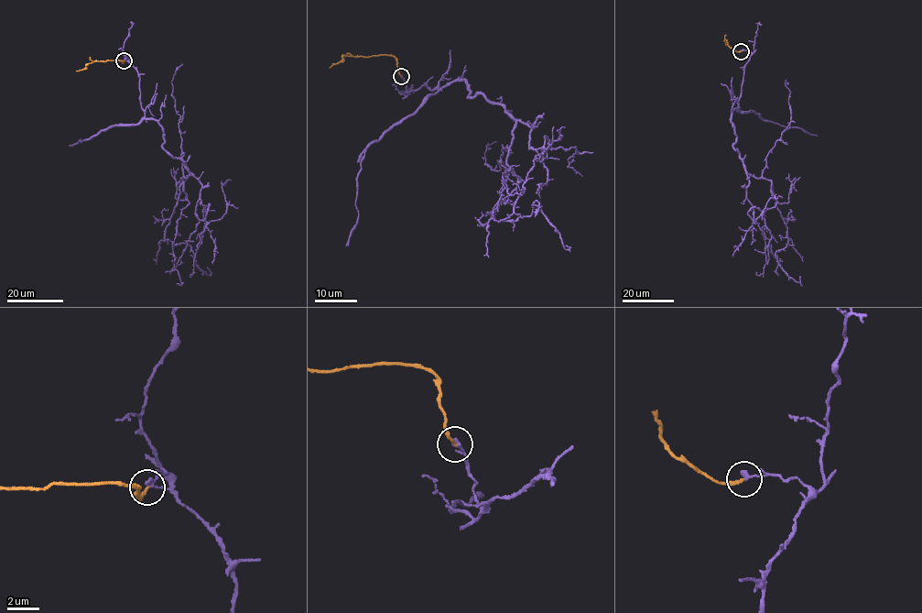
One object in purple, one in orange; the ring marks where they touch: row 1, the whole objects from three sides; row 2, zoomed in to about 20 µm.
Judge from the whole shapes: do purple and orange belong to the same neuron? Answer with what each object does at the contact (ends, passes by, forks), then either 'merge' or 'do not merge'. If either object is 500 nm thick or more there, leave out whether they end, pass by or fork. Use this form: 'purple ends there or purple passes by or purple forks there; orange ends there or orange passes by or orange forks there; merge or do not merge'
purple ends there; orange ends there; do not merge

